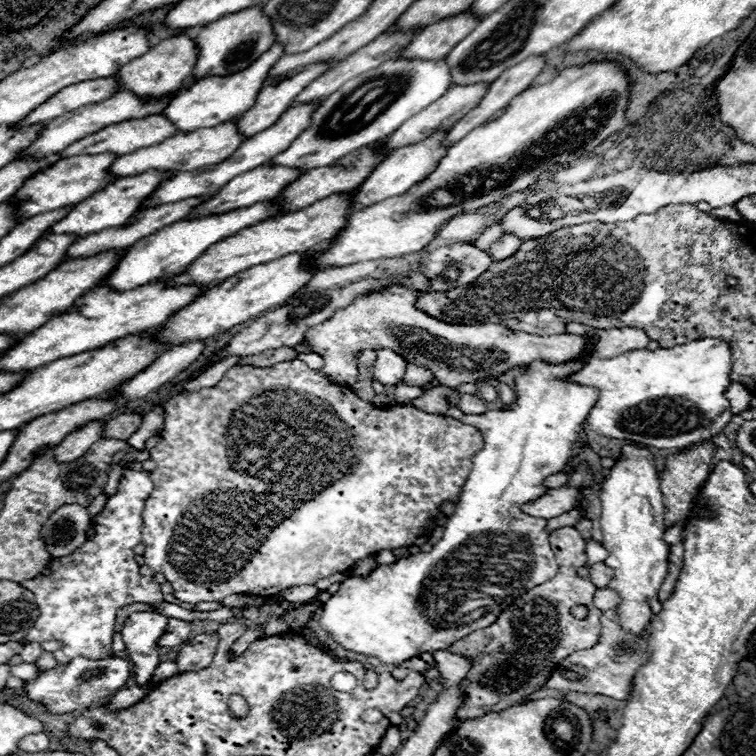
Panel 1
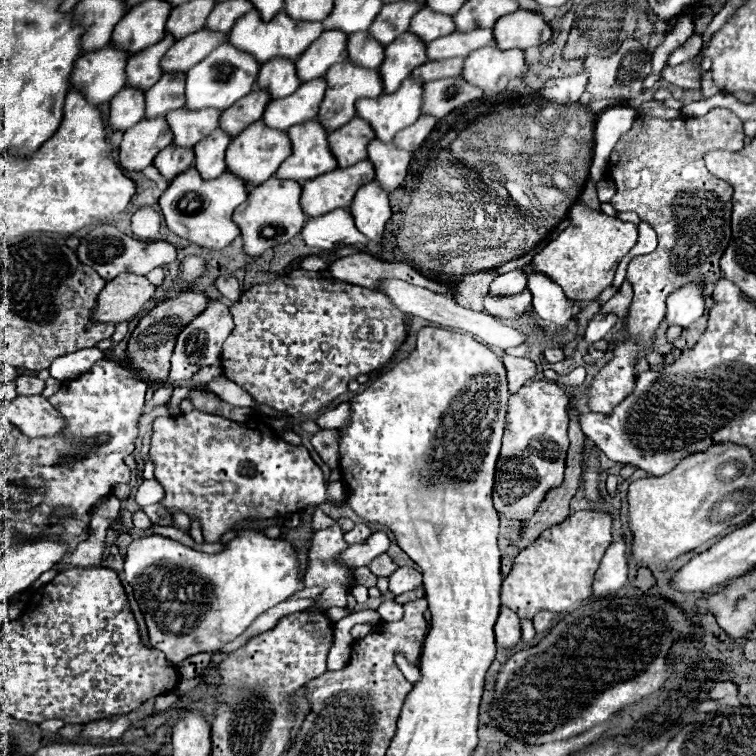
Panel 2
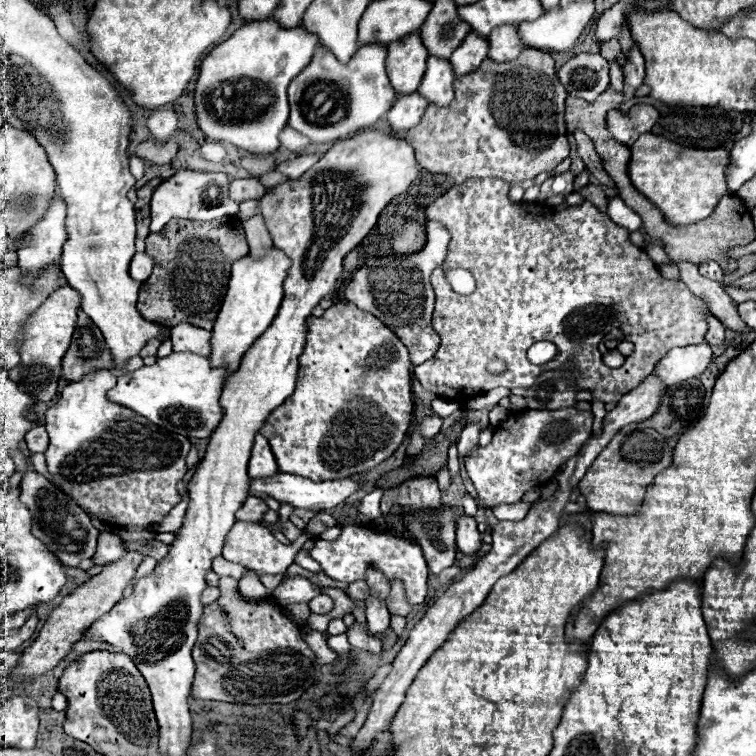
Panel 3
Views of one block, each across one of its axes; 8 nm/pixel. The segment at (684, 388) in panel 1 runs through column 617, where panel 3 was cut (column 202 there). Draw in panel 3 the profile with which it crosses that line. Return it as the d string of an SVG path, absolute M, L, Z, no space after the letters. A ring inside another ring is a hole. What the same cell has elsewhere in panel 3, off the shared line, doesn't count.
M172 352L170 356L158 358L152 366L142 366L130 374L118 376L116 386L108 392L108 400L134 410L136 414L170 432L188 438L208 438L222 420L218 398L224 376L226 370L212 368L206 356L192 352Z

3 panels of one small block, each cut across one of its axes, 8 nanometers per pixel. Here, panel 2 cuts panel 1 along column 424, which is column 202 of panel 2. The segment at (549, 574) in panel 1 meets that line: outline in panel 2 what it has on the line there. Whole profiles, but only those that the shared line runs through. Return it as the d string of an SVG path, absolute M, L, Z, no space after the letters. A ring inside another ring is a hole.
M242 528L222 552L204 554L196 552L176 540L164 536L144 536L134 540L124 558L126 582L134 588L134 598L146 618L150 644L166 654L174 664L200 652L212 652L226 642L238 638L262 612L290 598L304 588L306 570L300 568L298 552L290 542L268 538L262 530Z

